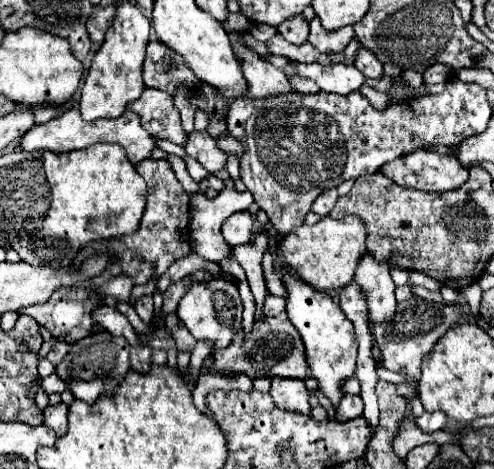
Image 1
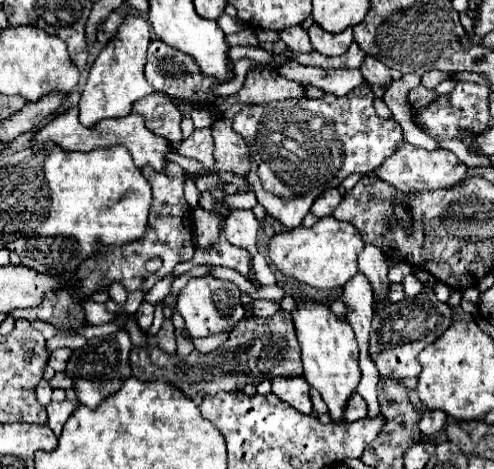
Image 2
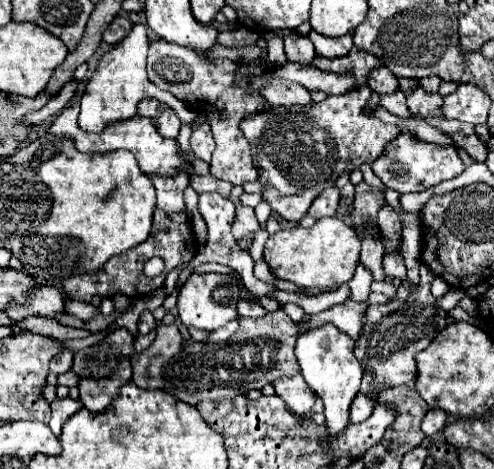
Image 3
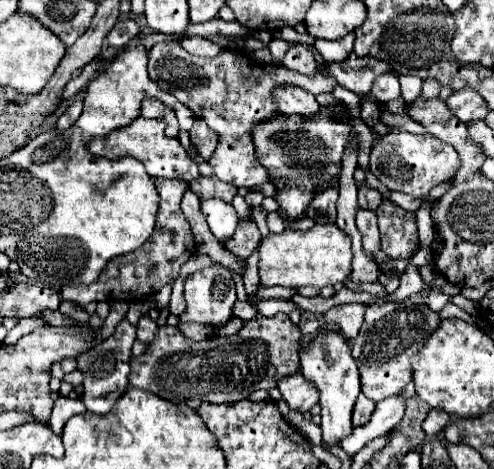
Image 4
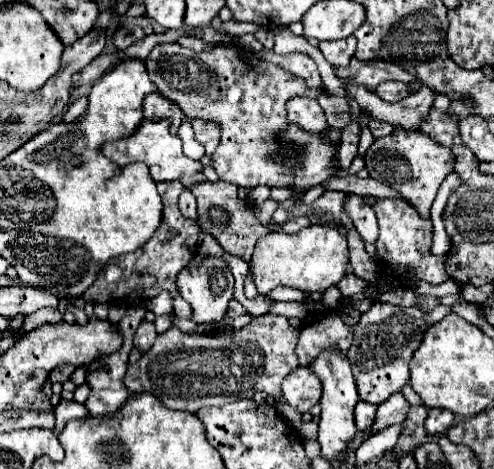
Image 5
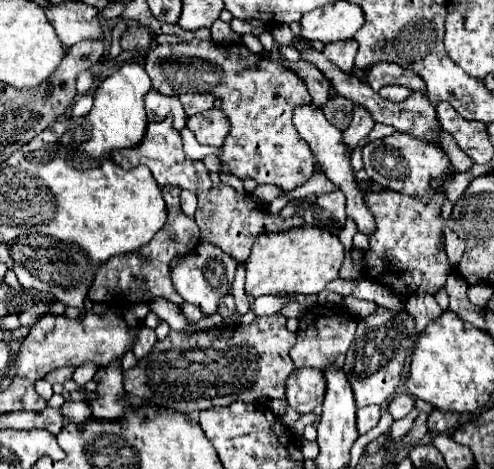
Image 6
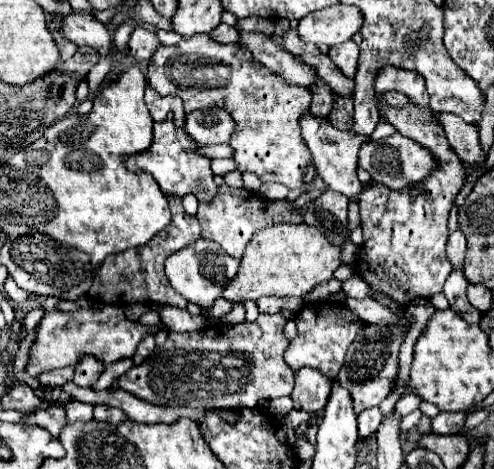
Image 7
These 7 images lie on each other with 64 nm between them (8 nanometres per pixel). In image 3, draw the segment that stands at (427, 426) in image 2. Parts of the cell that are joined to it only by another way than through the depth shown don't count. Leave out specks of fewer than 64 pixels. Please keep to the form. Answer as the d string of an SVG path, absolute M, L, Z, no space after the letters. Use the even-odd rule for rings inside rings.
M428 410L428 414L426 414L424 420L422 420L422 432L424 432L426 436L432 436L432 434L436 434L436 432L440 432L440 430L444 428L446 420L448 420L448 414L446 414L446 412Z

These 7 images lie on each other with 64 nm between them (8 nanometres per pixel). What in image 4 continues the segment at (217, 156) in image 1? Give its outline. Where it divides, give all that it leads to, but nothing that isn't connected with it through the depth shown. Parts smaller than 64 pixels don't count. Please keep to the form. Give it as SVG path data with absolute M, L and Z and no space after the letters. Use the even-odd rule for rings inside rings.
M196 120L190 130L190 140L192 140L198 156L208 160L212 156L212 152L216 150L218 136L216 136L216 132L212 132L212 128L208 128L208 124L204 120Z

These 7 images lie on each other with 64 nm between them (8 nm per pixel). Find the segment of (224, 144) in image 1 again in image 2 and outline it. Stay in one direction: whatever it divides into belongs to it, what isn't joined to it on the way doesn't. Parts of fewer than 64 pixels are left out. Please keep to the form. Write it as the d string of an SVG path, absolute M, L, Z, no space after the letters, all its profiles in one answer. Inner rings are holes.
M238 104L230 108L228 120L218 120L212 126L212 136L216 142L216 168L214 170L228 170L238 176L248 174L250 166L250 152L248 144L240 134L232 130L232 116L238 112Z

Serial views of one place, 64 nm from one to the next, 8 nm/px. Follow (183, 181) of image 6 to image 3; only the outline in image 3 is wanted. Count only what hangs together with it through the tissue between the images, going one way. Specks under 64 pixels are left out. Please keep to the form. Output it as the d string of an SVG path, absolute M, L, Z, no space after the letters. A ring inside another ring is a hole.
M79 103L72 104L68 108L62 110L62 114L52 122L48 134L54 136L66 136L70 140L74 140L74 146L80 152L110 152L110 150L130 150L136 156L136 162L140 166L142 172L146 174L156 174L156 176L174 176L178 170L186 170L190 174L190 168L184 164L184 156L180 154L178 146L174 140L162 138L156 132L156 126L144 118L144 116L132 116L128 120L120 120L120 122L112 122L108 124L100 134L92 134L92 132L84 132L78 126L78 116L80 113Z

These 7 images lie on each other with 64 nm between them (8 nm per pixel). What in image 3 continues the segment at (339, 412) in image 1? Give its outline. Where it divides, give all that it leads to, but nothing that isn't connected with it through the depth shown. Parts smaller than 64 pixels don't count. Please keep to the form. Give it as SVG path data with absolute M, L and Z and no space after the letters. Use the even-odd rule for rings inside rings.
M358 394L350 406L350 422L352 424L358 424L358 422L364 422L370 414L372 414L374 406L372 402L364 396L364 394Z

